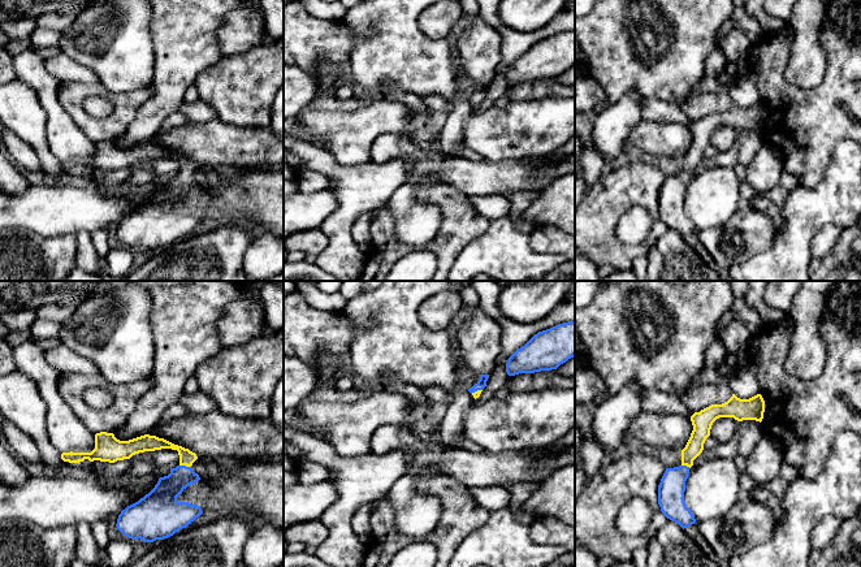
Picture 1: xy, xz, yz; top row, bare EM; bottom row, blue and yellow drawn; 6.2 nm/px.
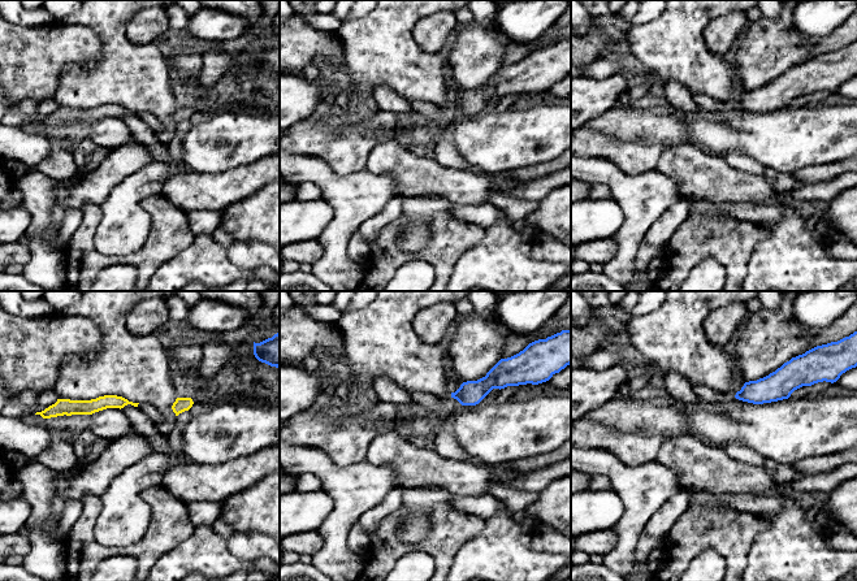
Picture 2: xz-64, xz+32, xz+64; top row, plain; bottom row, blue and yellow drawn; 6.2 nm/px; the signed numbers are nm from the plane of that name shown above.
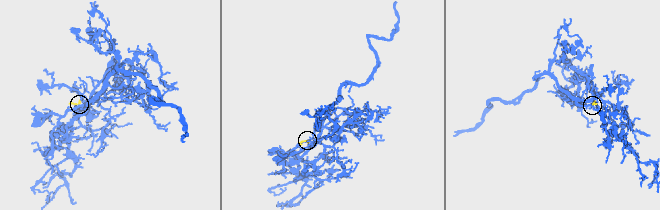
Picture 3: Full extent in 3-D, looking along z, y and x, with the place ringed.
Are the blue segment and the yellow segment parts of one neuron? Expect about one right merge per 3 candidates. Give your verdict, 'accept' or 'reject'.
accept

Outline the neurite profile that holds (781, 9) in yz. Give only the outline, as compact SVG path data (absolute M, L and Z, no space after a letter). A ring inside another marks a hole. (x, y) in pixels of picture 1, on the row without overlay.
M765 0L763 10L769 17L774 17L787 23L792 16L797 0Z

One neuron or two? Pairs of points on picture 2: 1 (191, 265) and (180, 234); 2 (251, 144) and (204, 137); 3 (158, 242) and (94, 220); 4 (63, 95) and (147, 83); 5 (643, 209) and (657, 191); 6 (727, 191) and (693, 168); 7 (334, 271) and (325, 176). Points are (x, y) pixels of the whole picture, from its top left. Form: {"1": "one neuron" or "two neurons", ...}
{"1": "two neurons", "2": "one neuron", "3": "one neuron", "4": "one neuron", "5": "one neuron", "6": "one neuron", "7": "one neuron"}

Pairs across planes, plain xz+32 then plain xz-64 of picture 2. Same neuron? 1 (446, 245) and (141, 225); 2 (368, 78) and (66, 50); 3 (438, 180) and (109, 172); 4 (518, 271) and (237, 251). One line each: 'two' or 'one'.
1: two
2: two
3: two
4: two

